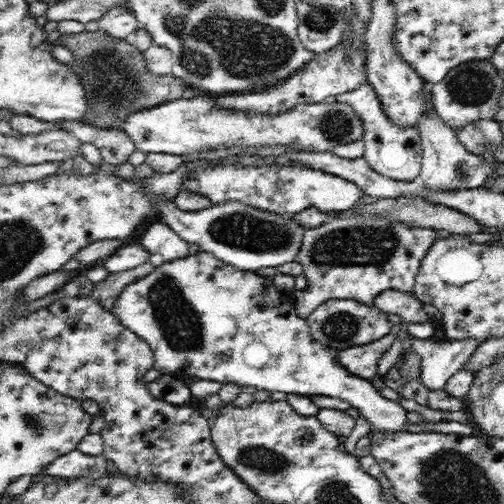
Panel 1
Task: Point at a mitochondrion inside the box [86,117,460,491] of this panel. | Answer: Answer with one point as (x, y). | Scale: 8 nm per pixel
(357, 244)

